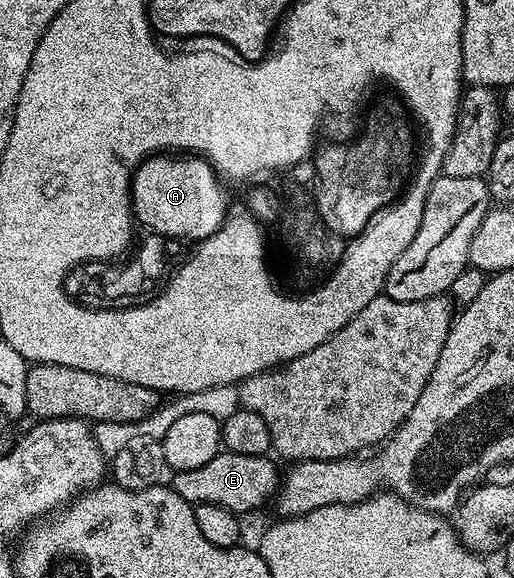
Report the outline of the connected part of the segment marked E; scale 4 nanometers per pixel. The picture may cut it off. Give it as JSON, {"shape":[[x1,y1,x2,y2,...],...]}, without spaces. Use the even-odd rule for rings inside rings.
{"shape":[[221,450,219,455,214,456,210,461,206,461,206,465,202,465,202,469,175,472,171,476,173,479,170,480,170,486,173,491,178,493,178,497,182,497,186,502,193,505,213,503,237,513,256,511,267,499,269,502,275,496,282,482,281,472,276,472,276,467,270,460,271,458,268,455,247,455,246,453]]}

